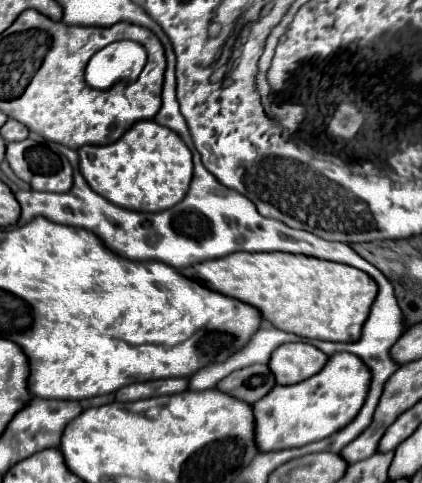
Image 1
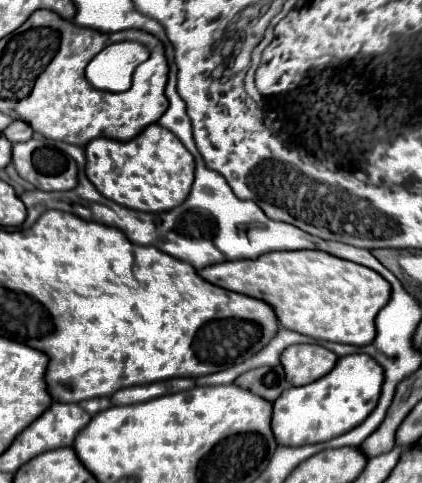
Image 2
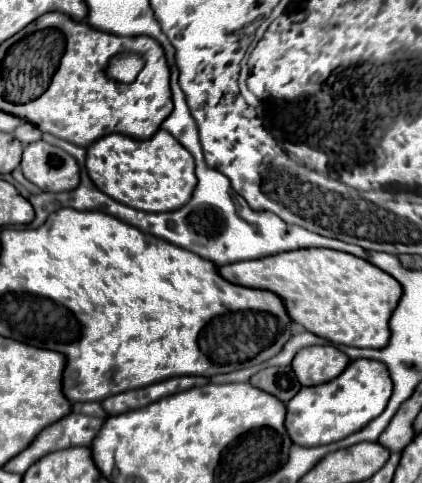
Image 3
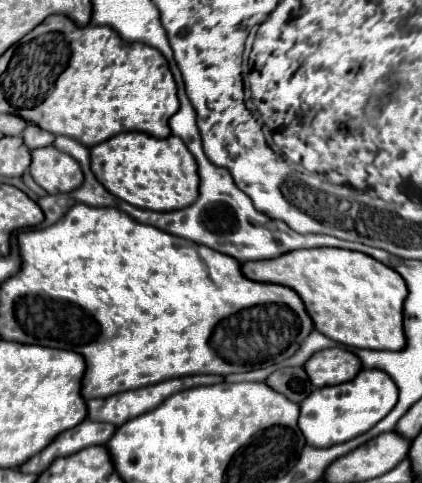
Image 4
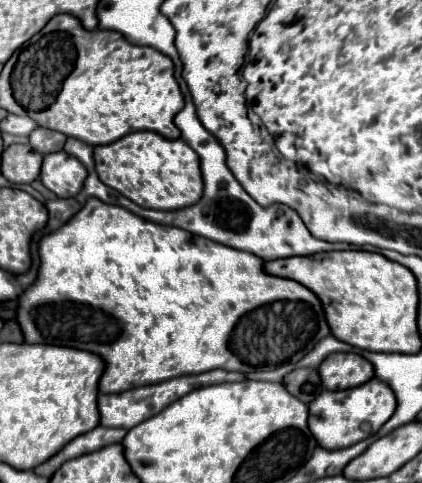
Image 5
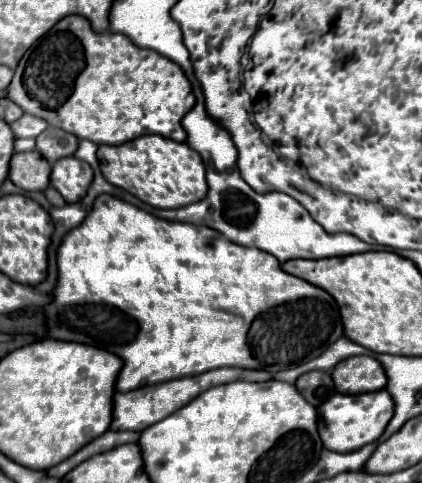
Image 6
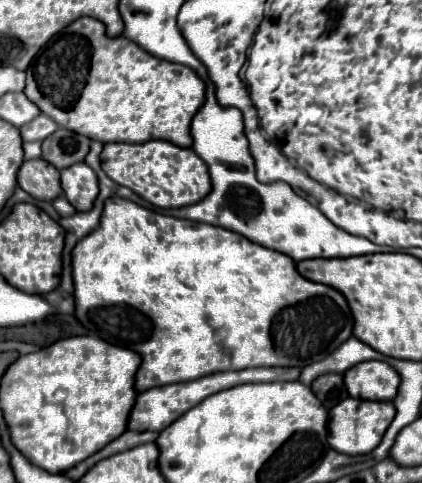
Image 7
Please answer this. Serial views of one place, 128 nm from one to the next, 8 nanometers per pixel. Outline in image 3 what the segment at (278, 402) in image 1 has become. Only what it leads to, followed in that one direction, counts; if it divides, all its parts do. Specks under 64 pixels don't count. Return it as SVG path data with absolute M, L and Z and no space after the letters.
M350 360L346 370L332 378L330 382L302 388L292 400L286 404L286 420L288 436L292 444L300 446L316 446L342 440L344 436L364 428L368 420L380 416L388 404L392 394L392 380L388 368L376 360Z

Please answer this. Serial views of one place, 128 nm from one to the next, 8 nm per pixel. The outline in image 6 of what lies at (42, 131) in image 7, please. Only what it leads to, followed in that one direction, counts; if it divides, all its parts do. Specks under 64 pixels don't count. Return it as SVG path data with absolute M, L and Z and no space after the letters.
M24 114L24 116L20 116L20 120L12 122L10 128L16 138L36 138L40 132L44 132L48 128L48 124L42 118Z

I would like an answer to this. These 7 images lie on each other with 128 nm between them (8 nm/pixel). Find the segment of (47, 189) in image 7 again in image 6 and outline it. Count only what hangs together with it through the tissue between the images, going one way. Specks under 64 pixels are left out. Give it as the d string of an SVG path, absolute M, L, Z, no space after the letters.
M38 150L16 152L10 160L8 178L22 190L44 190L50 184L50 164Z

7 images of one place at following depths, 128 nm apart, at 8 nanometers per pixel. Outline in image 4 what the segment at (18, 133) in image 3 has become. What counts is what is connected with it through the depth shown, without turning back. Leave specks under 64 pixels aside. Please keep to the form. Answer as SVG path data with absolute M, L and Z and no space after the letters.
M28 124L22 132L22 138L24 138L24 144L34 150L34 148L42 148L42 146L50 146L54 142L54 134L42 130L40 126L36 124Z

